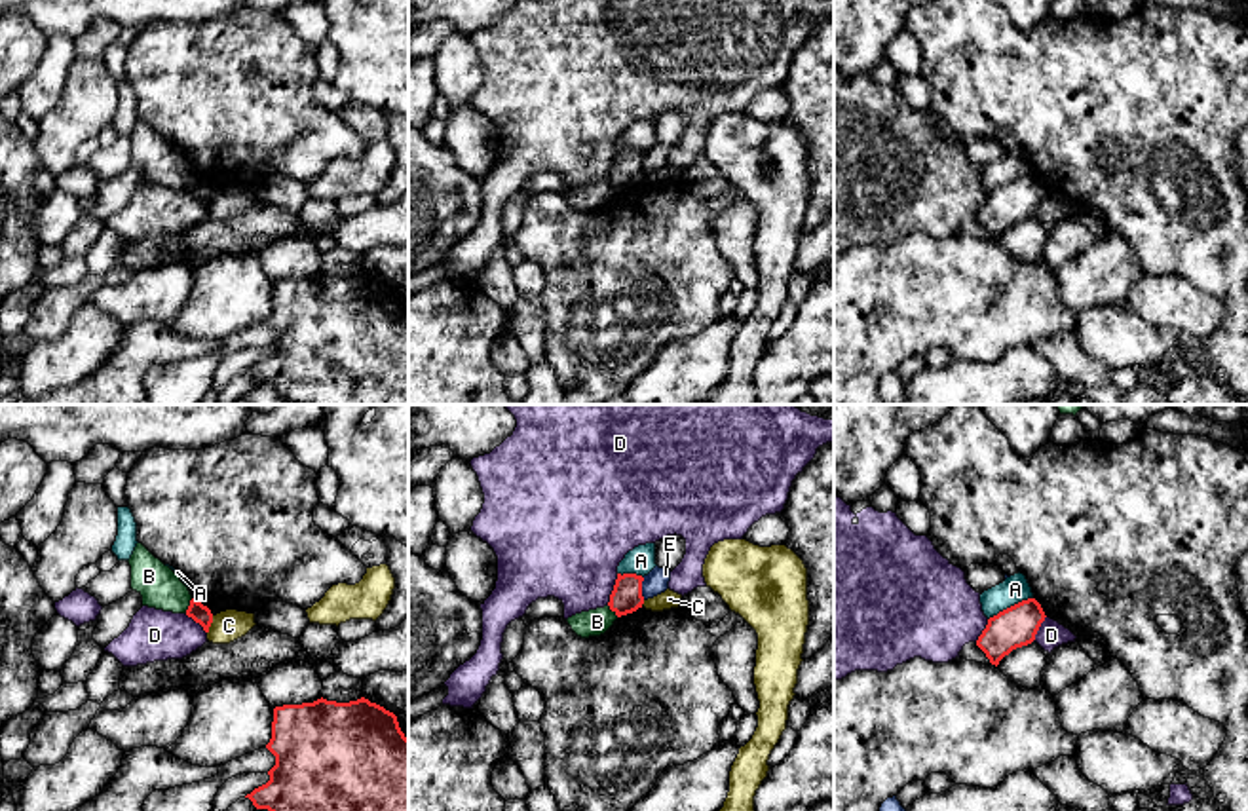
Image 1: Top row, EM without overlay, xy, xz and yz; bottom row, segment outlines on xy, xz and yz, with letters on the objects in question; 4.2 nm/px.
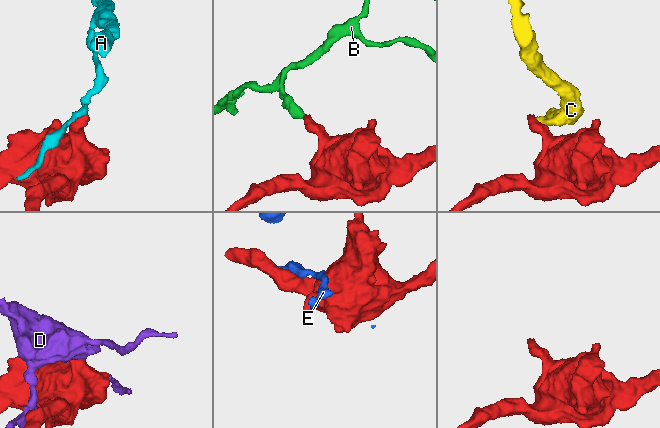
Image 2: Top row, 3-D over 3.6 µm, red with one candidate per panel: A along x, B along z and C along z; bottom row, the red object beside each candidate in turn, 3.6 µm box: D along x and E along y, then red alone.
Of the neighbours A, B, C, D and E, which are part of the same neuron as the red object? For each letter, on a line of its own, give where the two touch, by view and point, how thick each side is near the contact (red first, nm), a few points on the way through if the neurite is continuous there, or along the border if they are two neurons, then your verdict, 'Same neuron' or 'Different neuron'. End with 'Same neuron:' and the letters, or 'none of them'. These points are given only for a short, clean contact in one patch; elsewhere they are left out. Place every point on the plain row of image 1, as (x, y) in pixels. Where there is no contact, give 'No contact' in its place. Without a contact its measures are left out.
A: Touches red at yz (1011, 181). Thickness 170 nm (red) against 120 nm. Different neuron
B: Touches red at xy (189, 181). Thickness 80 nm (red) against 180 nm. Boundary: xy (192, 173), (185, 187). Different neuron
C: Touches red at xy (209, 200). Thickness 80 nm (red) against 130 nm. Boundary: xy (213, 190), (208, 207). Different neuron
D: Touches red at xz (614, 164). Thickness 130 nm (red) against 420 nm. Different neuron
E: Touches red at xz (641, 164). Thickness 130 nm (red) against 100 nm. Different neuron
Same neuron: none of them

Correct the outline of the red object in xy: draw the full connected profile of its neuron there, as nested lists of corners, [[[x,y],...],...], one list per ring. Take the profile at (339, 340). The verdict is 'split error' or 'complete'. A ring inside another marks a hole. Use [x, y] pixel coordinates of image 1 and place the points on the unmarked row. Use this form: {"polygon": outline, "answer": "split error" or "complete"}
{"polygon": [[[365,272],[275,281],[266,323],[275,330],[270,355],[245,370],[256,384],[268,384],[298,405],[408,405],[408,313],[384,281]]], "answer": "complete"}

